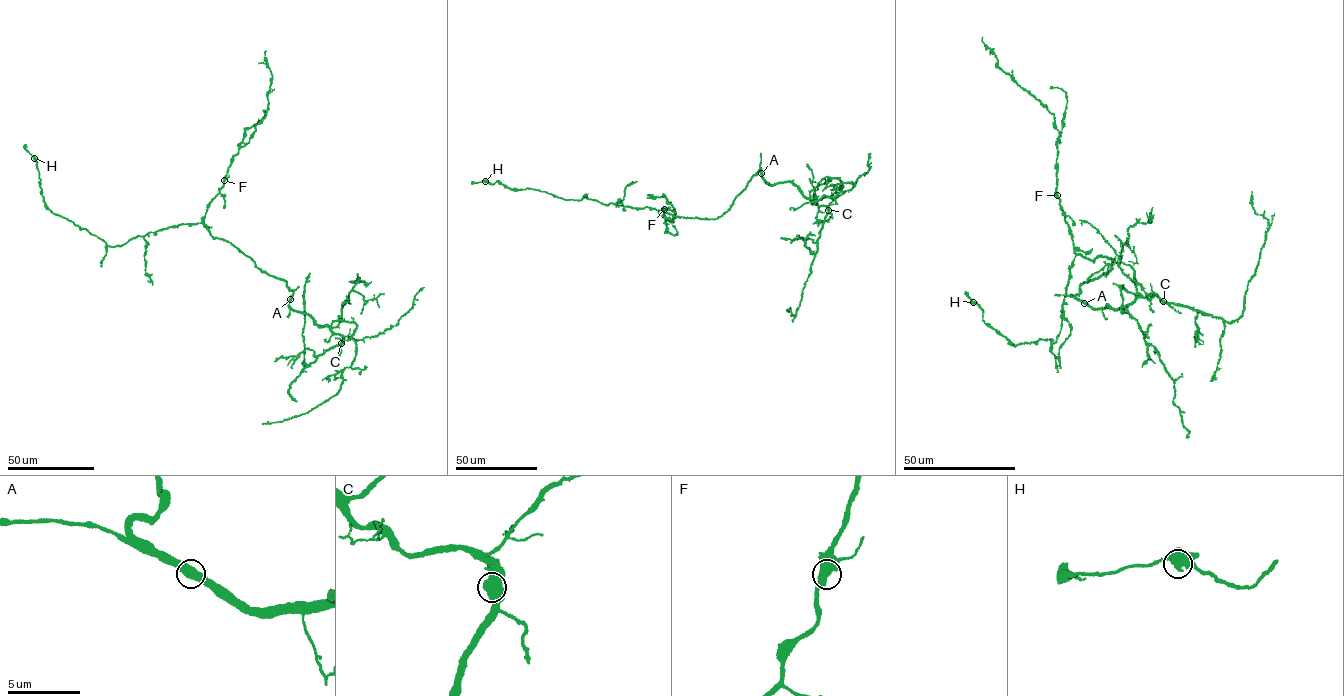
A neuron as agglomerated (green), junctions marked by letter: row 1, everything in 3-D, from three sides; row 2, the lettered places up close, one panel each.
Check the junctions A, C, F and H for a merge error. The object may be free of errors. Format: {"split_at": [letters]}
{"split_at": []}

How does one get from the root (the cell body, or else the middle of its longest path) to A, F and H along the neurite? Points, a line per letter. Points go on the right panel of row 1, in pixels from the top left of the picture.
A: (1104, 275), (1081, 284), (1076, 297), (1085, 303)
F: (1104, 275), (1112, 268), (1113, 259), (1101, 255), (1093, 261), (1075, 253), (1071, 231), (1057, 195)
H: (1104, 275), (1113, 259), (1076, 255), (1052, 344), (1040, 339), (1014, 346), (986, 324), (973, 302)

